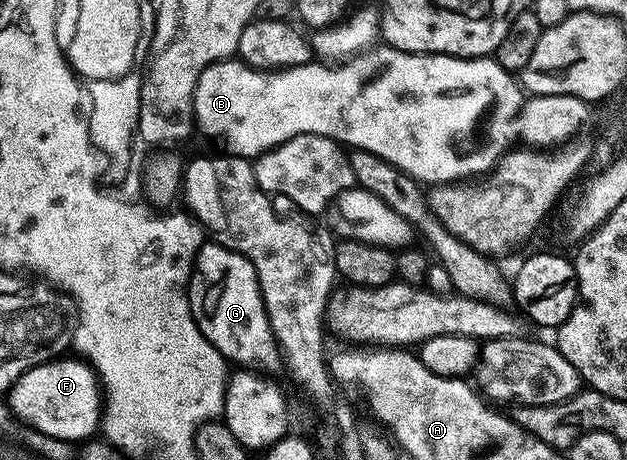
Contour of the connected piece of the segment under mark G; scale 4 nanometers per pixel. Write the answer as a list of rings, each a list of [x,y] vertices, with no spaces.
[[[202,244],[193,264],[187,292],[191,315],[200,333],[221,352],[226,362],[237,367],[249,367],[254,363],[269,365],[276,357],[278,359],[278,343],[268,323],[255,267],[243,255],[226,245]]]

